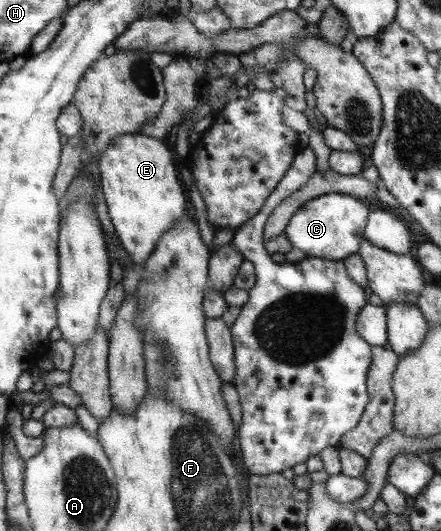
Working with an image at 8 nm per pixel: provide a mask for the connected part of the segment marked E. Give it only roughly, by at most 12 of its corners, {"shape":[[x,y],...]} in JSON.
{"shape":[[119,135],[98,172],[118,242],[142,266],[185,212],[165,142]]}

